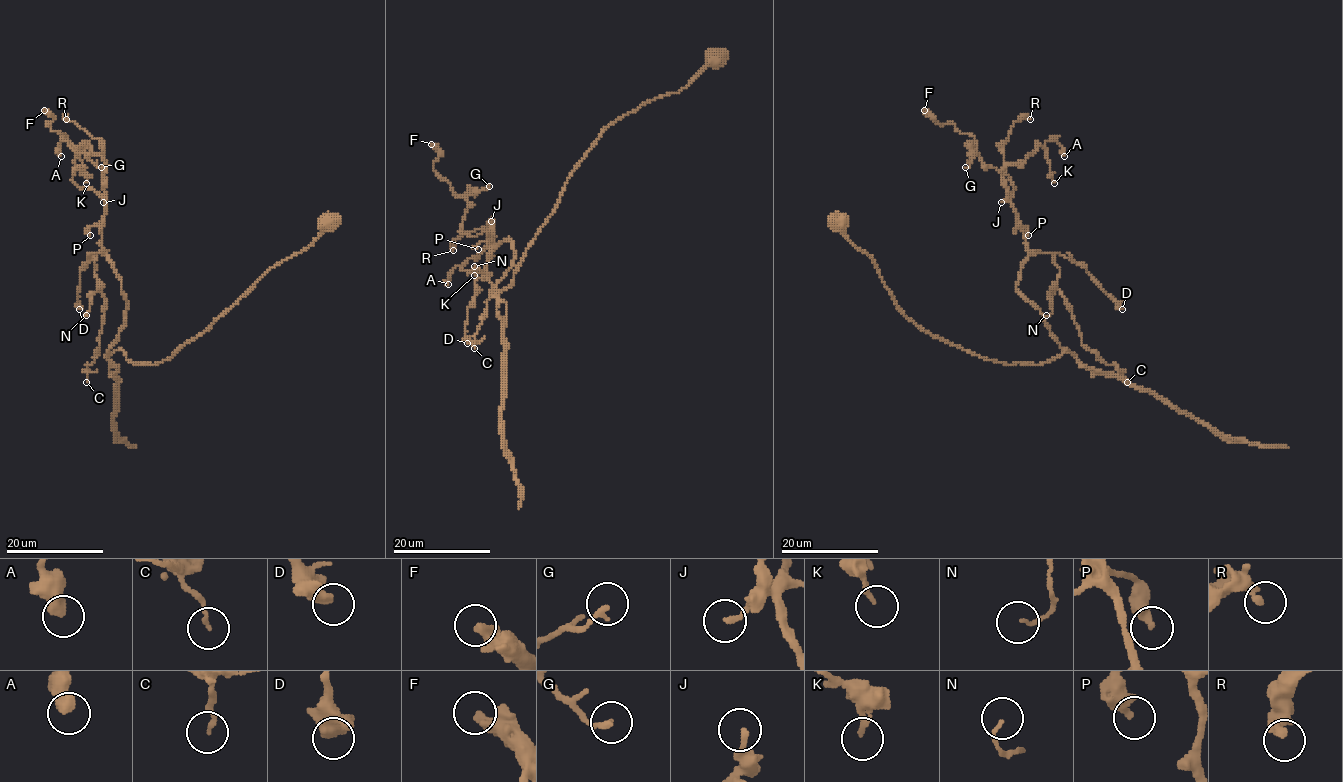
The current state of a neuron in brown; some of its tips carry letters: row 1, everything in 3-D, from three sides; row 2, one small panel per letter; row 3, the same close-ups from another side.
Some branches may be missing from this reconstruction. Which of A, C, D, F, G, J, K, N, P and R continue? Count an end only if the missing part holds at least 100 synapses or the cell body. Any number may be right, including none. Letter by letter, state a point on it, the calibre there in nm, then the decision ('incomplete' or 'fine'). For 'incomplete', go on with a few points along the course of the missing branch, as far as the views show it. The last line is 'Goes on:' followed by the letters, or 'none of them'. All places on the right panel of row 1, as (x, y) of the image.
A: at (1064, 156); 500 nm thick; fine
C: at (1127, 382); 140 nm thick; fine
D: at (1122, 309); 550 nm thick; fine
F: at (924, 110); 360 nm thick; fine
G: at (965, 167); 180 nm thick; fine
J: at (1001, 202); 190 nm thick; fine
K: at (1054, 183); 170 nm thick; fine
N: at (1046, 315); 110 nm thick; fine
P: at (1028, 235); 360 nm thick; fine
R: at (1030, 119); 320 nm thick; fine
Goes on: none of them

